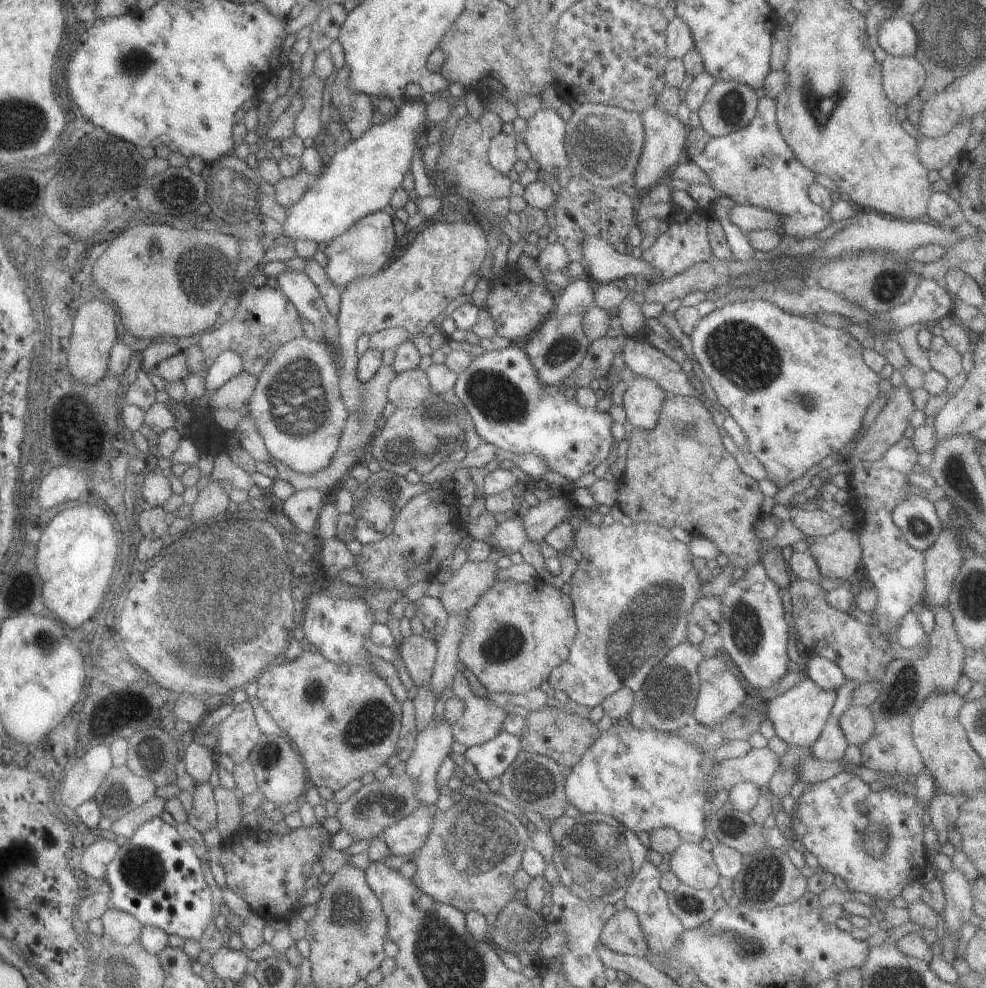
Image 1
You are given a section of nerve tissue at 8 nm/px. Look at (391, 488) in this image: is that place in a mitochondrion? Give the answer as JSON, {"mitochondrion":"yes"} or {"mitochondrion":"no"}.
{"mitochondrion":"no"}

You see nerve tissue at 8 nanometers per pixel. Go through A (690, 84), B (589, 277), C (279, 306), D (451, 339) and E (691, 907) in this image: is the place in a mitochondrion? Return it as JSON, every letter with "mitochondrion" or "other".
{"A":"other","B":"other","C":"other","D":"other","E":"mitochondrion"}

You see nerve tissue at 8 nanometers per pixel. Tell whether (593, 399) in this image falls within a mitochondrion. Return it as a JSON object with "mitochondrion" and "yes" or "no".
{"mitochondrion":"no"}

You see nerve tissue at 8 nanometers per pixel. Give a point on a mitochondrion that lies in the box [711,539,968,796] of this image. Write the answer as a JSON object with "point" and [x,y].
{"point":[748,637]}

